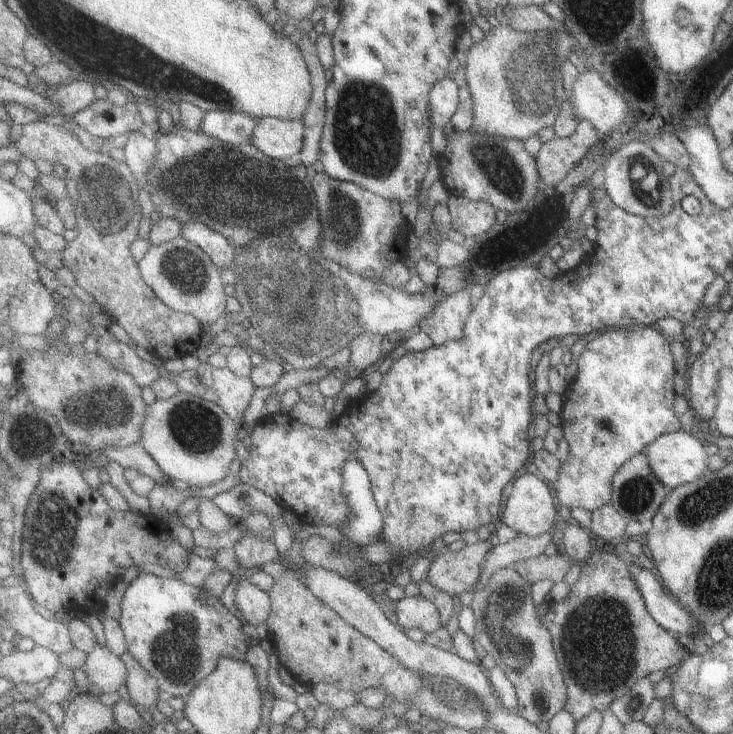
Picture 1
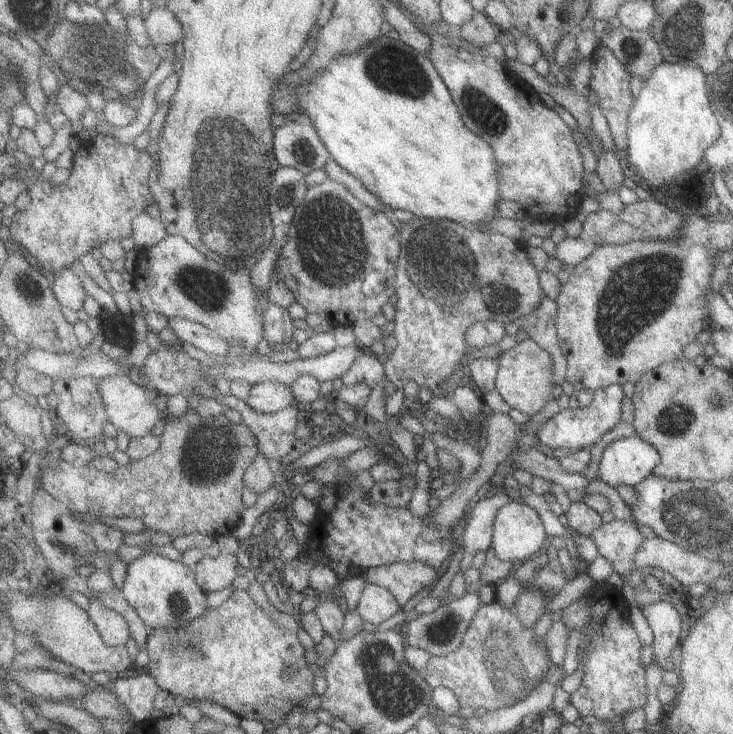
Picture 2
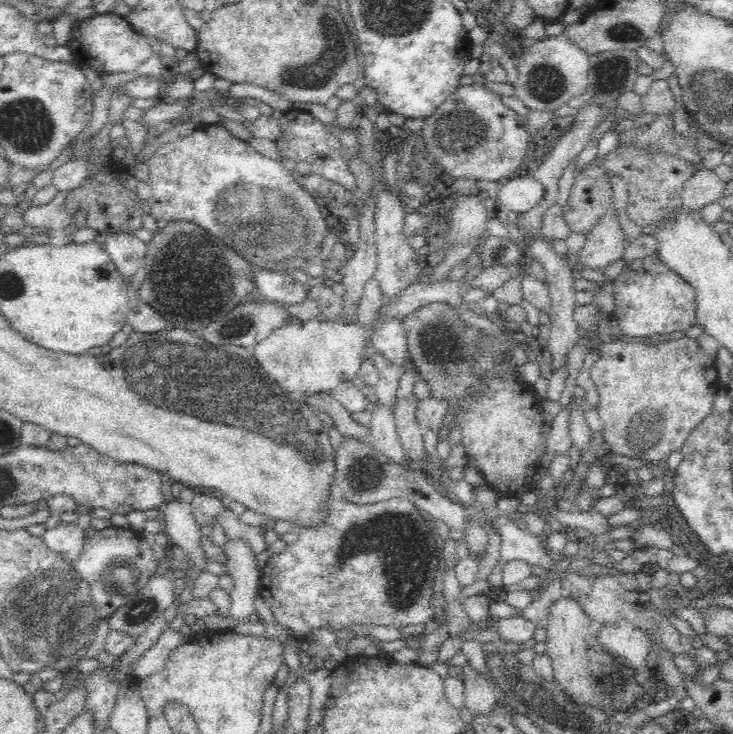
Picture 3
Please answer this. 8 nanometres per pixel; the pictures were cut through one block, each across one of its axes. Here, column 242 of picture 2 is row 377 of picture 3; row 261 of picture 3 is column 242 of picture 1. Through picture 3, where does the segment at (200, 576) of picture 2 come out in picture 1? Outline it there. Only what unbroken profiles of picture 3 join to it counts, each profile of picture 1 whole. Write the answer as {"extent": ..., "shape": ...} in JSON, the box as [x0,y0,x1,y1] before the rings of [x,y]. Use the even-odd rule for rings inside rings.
{"extent":[235,532,281,570],"shape":[[[247,532],[243,540],[235,546],[235,558],[241,568],[245,570],[259,570],[265,564],[271,564],[281,556],[281,550],[277,548],[275,540]]]}

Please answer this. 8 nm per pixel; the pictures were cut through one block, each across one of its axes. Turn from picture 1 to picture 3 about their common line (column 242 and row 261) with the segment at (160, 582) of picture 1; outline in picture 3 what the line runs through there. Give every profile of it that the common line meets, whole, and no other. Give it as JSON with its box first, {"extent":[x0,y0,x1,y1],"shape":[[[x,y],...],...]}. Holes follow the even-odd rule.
{"extent":[614,254,698,340],"shape":[[[654,254],[626,260],[626,256],[620,256],[624,262],[620,276],[614,280],[614,318],[616,328],[622,338],[634,338],[642,340],[646,336],[662,336],[670,332],[686,332],[690,326],[698,324],[696,318],[696,296],[690,284],[686,284],[676,272],[668,270],[660,258]]]}

